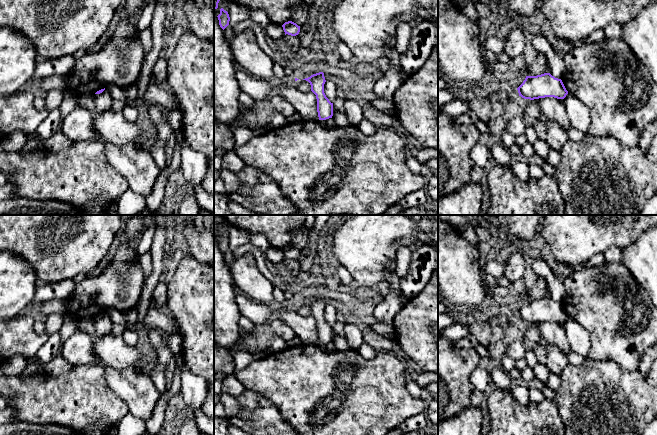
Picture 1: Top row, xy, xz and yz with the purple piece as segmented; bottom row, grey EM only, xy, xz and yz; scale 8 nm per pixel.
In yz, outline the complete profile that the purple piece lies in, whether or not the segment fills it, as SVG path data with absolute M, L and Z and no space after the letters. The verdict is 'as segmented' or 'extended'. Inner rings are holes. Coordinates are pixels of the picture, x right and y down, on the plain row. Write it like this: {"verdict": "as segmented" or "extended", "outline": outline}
{"verdict": "as segmented", "outline": "M550 297L537 300L526 300L517 314L519 320L530 324L545 321L564 323L568 318L562 304L555 302Z"}

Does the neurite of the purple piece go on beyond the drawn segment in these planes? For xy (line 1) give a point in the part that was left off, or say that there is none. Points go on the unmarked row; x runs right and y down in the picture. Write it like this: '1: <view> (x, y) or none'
1: none

